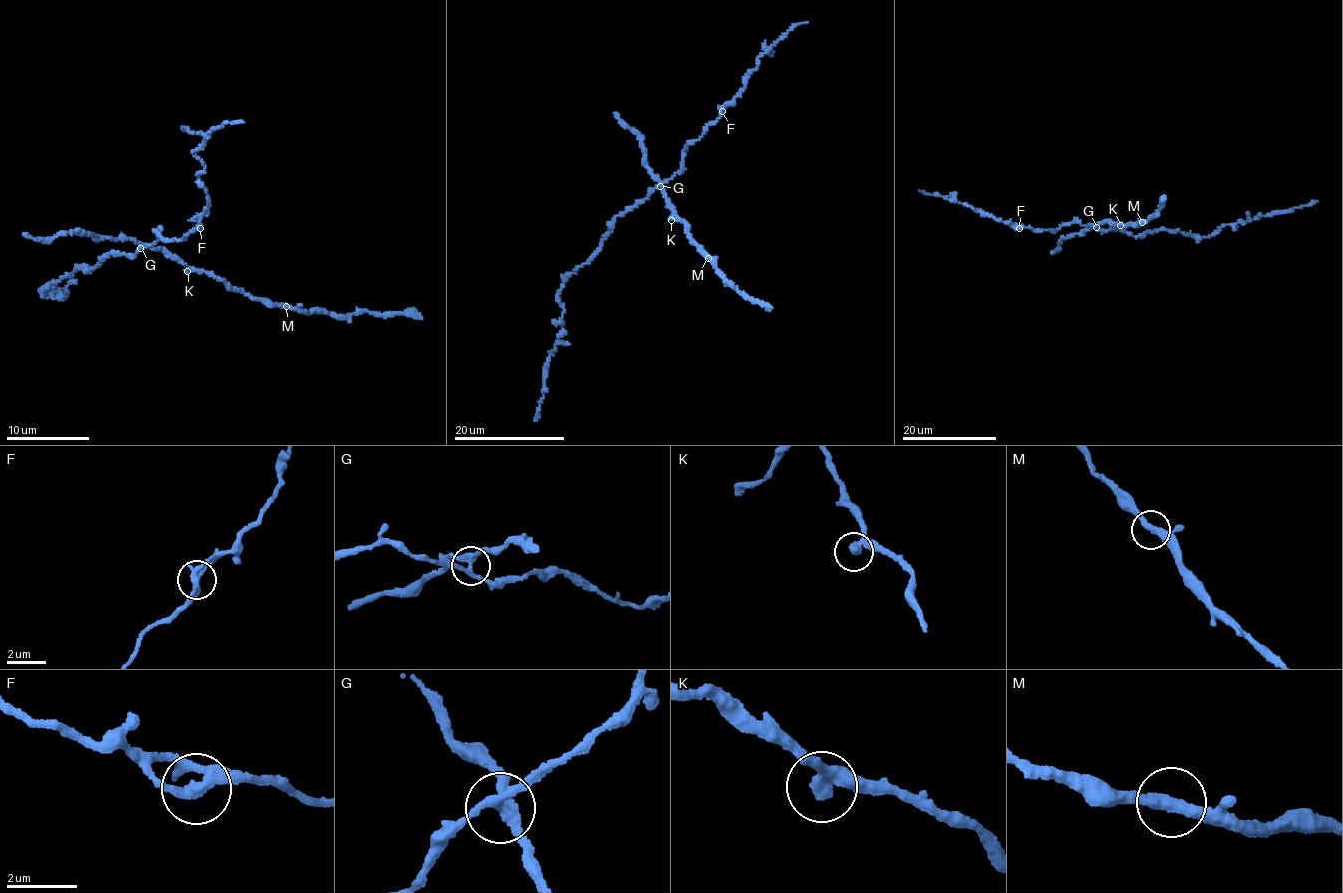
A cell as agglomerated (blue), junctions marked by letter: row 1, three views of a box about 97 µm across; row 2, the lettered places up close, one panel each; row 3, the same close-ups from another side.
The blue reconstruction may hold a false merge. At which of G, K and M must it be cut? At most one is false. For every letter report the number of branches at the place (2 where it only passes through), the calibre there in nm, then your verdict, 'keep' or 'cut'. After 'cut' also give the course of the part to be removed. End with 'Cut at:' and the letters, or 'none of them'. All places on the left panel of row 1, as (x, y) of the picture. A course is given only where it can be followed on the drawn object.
G: 4 branches meet; 280 nm thick; cut; foreign part runs (140, 249), (103, 255), (91, 272), (76, 267), (42, 290), (65, 292), (56, 293)
K: 2 branches meet; 320 nm thick; keep
M: 2 branches meet; 320 nm thick; keep
Cut at: G

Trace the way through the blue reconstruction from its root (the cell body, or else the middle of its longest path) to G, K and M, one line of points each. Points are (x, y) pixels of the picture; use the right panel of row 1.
G: (1112, 229), (1104, 231), (1097, 227)
K: (1112, 229), (1104, 231), (1097, 227), (1107, 222), (1120, 225)
M: (1112, 229), (1104, 231), (1097, 227), (1109, 221), (1127, 225), (1142, 222)

